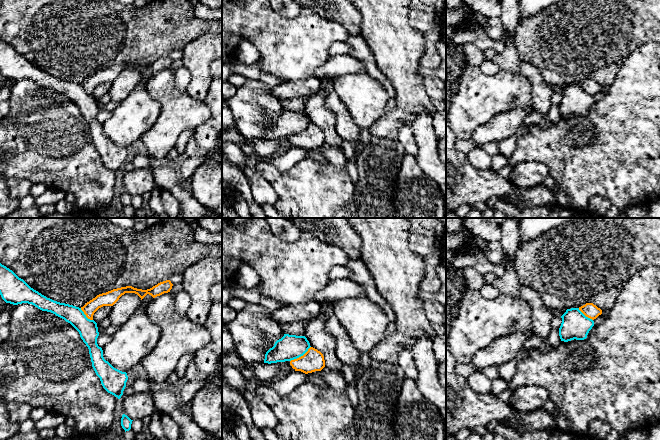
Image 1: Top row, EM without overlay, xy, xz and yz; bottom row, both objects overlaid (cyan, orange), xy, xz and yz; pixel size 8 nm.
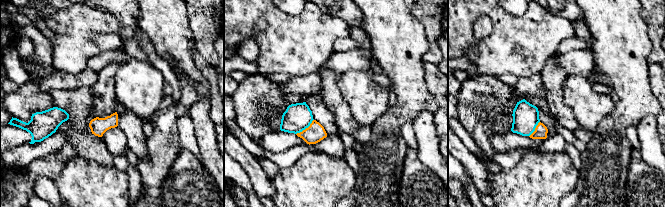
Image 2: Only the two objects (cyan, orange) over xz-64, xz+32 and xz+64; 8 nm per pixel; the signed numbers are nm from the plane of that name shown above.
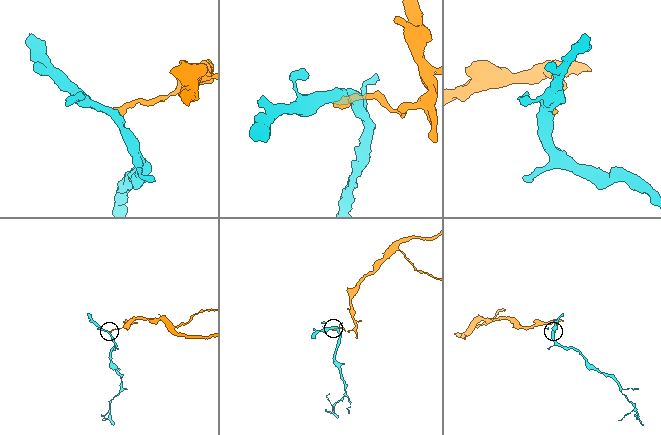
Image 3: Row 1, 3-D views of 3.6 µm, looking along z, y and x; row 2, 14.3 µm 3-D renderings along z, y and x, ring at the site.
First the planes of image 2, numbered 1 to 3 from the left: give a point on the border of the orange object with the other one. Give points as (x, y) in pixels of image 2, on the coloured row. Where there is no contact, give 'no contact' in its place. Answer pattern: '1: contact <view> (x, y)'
1: no contact
2: contact xz+32 (305, 128)
3: contact xz+64 (534, 129)

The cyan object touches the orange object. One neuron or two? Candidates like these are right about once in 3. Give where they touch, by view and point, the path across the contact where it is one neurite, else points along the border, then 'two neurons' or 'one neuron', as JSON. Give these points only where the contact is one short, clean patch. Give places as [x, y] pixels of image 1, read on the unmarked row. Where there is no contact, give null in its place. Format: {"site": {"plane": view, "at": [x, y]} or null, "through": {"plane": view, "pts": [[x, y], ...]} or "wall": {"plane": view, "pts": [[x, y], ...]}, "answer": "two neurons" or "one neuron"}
{"site": {"plane": "xz", "at": [300, 132]}, "wall": {"plane": "xz", "pts": [[310, 122], [302, 131], [290, 137]]}, "answer": "two neurons"}

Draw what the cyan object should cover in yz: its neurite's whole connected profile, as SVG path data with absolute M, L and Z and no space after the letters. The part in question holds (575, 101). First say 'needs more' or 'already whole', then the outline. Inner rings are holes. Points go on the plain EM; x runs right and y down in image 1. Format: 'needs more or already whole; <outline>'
already whole; M579 84L567 85L561 92L562 99L559 104L561 117L584 116L594 102L594 97L586 93Z

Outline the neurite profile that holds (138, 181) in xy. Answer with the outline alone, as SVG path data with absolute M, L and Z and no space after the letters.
M151 166L145 168L134 168L131 171L122 171L119 175L119 182L123 190L131 196L142 196L146 192L151 192L156 186L152 175Z

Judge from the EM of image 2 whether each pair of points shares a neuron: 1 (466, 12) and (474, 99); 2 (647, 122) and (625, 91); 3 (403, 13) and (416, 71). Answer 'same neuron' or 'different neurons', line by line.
1: different neurons
2: different neurons
3: same neuron

